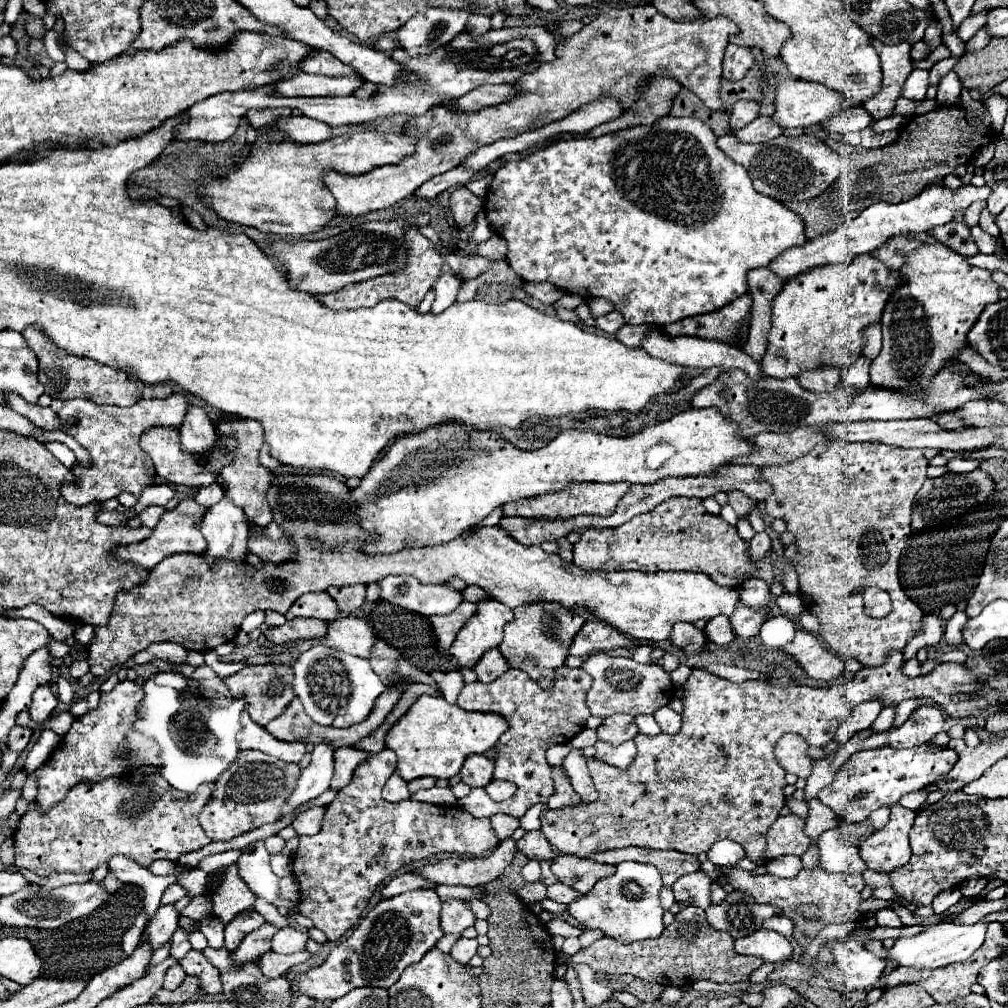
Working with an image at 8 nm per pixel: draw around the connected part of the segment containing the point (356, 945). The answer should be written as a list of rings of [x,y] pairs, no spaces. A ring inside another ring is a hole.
[[[416,889],[416,891],[402,893],[402,895],[396,895],[390,899],[382,899],[370,913],[366,913],[366,917],[360,921],[360,925],[352,931],[352,935],[332,949],[332,953],[320,967],[314,967],[306,973],[298,973],[294,977],[290,971],[286,971],[286,973],[290,975],[290,979],[296,981],[302,995],[308,995],[316,1001],[334,1001],[334,999],[346,995],[354,987],[388,989],[400,979],[402,971],[408,965],[420,961],[424,957],[424,953],[434,949],[438,939],[444,935],[444,931],[440,929],[440,909],[442,909],[442,903],[438,901],[438,895],[434,889]]]

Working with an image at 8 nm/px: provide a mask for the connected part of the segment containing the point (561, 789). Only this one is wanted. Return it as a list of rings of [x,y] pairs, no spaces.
[[[556,767],[552,771],[552,777],[554,777],[556,793],[548,799],[548,807],[550,809],[564,809],[570,805],[580,805],[580,795],[572,789],[572,783],[568,781],[566,771],[562,767]]]

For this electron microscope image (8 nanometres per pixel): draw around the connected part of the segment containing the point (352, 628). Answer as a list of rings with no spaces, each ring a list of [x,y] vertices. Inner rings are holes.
[[[340,617],[334,621],[328,621],[328,637],[324,639],[298,640],[292,643],[294,652],[292,654],[291,666],[295,664],[299,656],[313,647],[314,645],[323,644],[336,647],[340,651],[368,657],[372,651],[372,645],[376,641],[374,631],[366,623],[366,619],[360,617]]]

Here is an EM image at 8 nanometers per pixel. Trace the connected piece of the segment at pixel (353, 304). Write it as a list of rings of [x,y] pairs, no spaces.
[[[416,229],[406,231],[406,251],[408,251],[406,269],[398,269],[398,273],[388,273],[382,277],[374,277],[374,279],[368,279],[362,283],[348,285],[346,289],[338,289],[338,293],[330,293],[330,295],[320,293],[320,295],[316,295],[318,301],[322,305],[328,305],[328,309],[358,309],[358,307],[374,307],[382,299],[398,299],[398,301],[410,305],[412,309],[416,309],[418,303],[424,299],[426,291],[430,291],[434,281],[440,277],[442,255],[436,249],[436,245],[428,237],[420,235]]]

